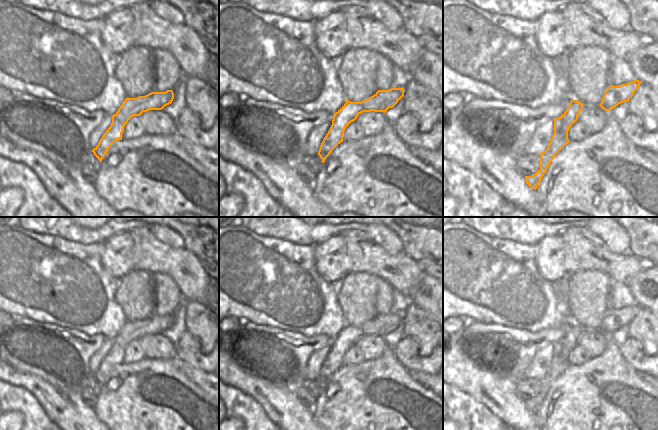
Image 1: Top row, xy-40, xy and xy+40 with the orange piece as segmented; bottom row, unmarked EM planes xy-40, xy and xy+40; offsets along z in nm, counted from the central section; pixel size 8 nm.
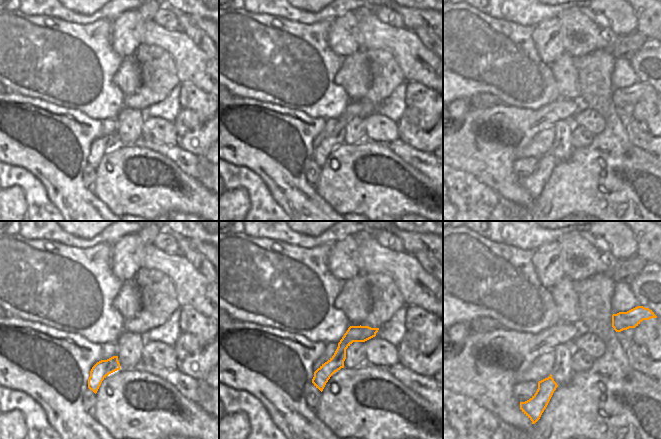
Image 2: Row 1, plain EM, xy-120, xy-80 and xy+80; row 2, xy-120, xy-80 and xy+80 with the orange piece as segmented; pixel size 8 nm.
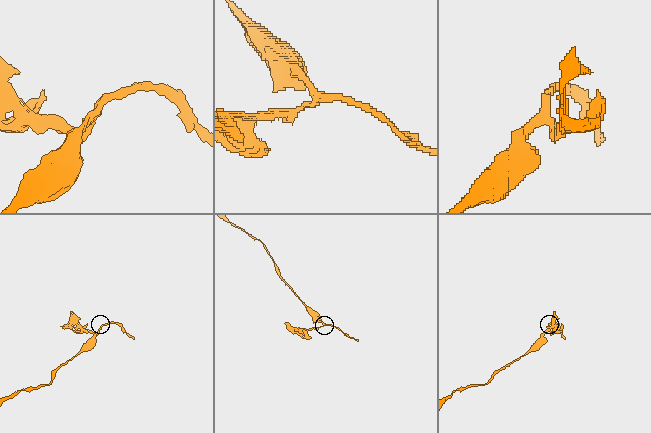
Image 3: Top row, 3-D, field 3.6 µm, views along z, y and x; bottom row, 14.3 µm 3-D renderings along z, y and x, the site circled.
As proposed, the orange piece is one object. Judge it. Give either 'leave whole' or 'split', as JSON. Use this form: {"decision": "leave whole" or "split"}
{"decision": "split"}

